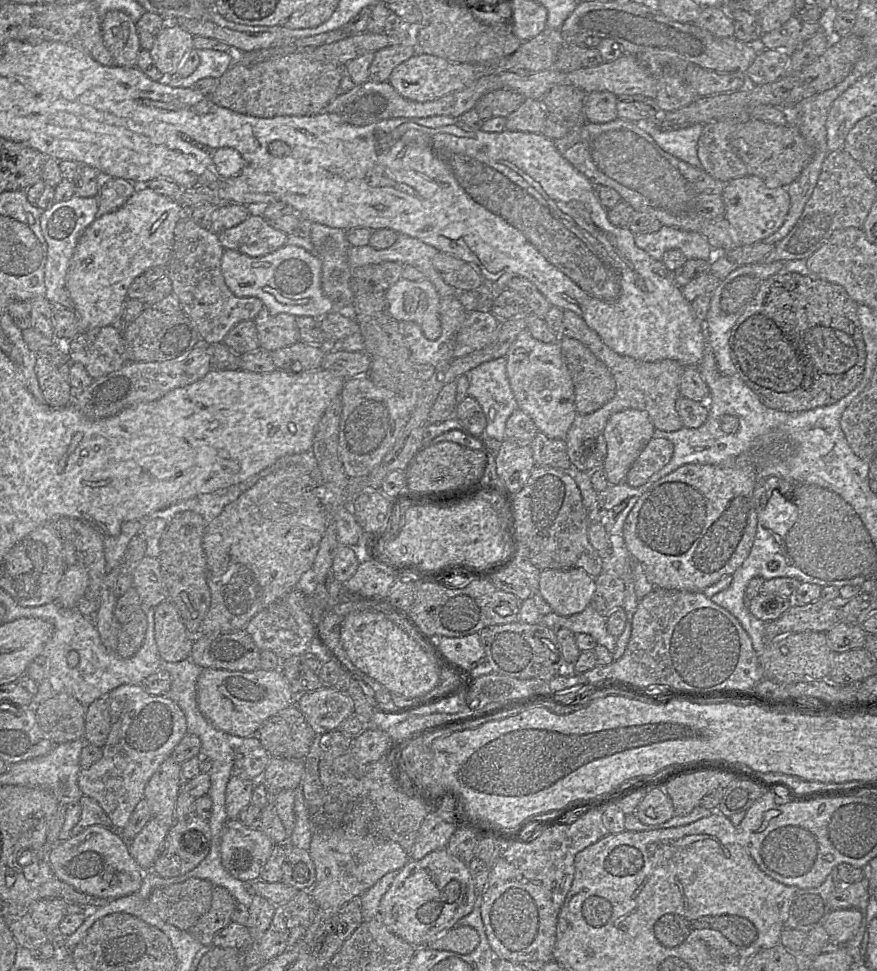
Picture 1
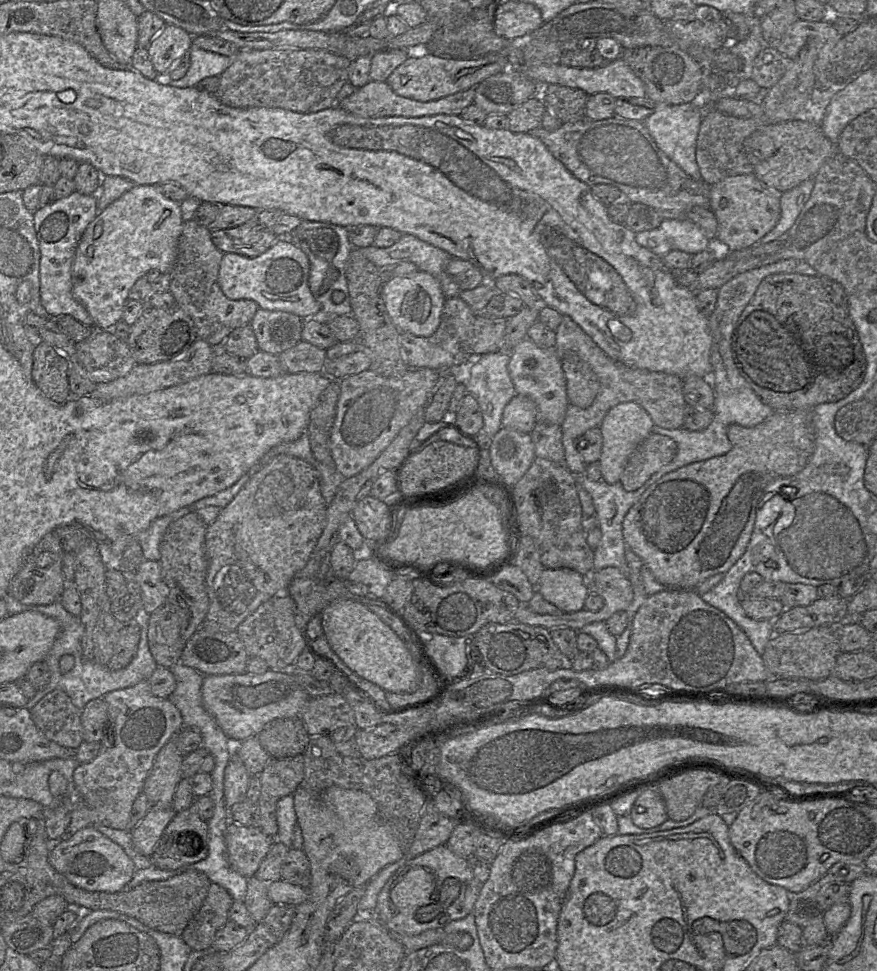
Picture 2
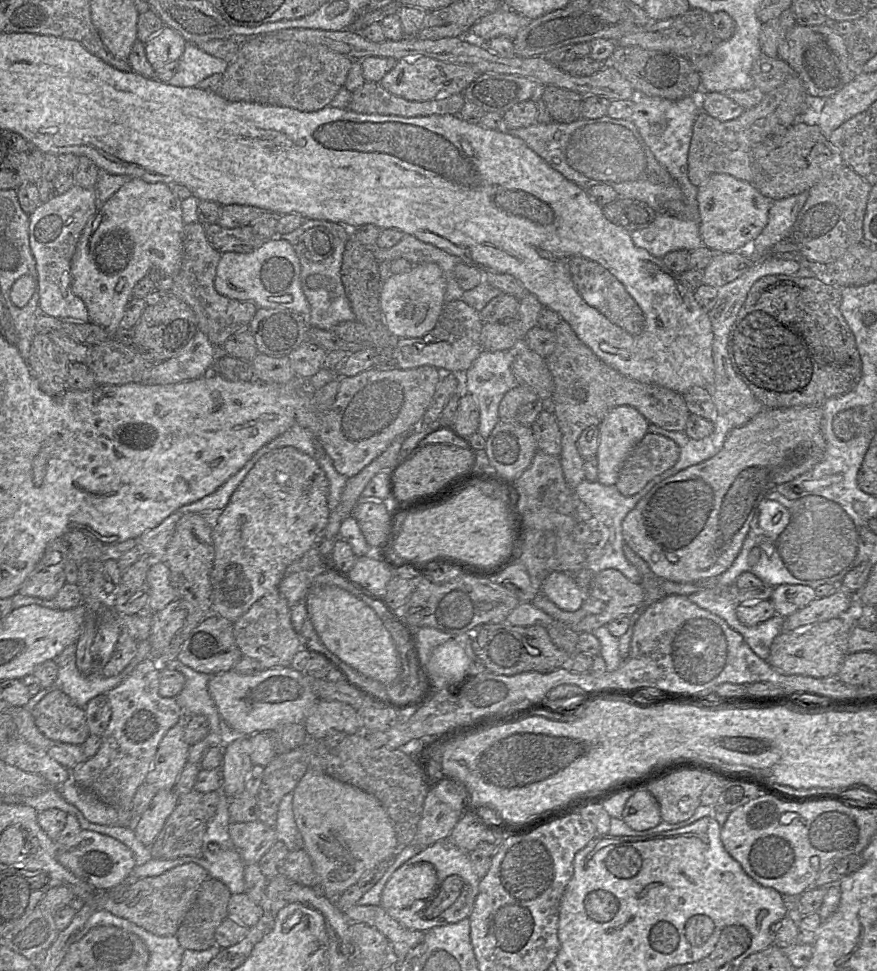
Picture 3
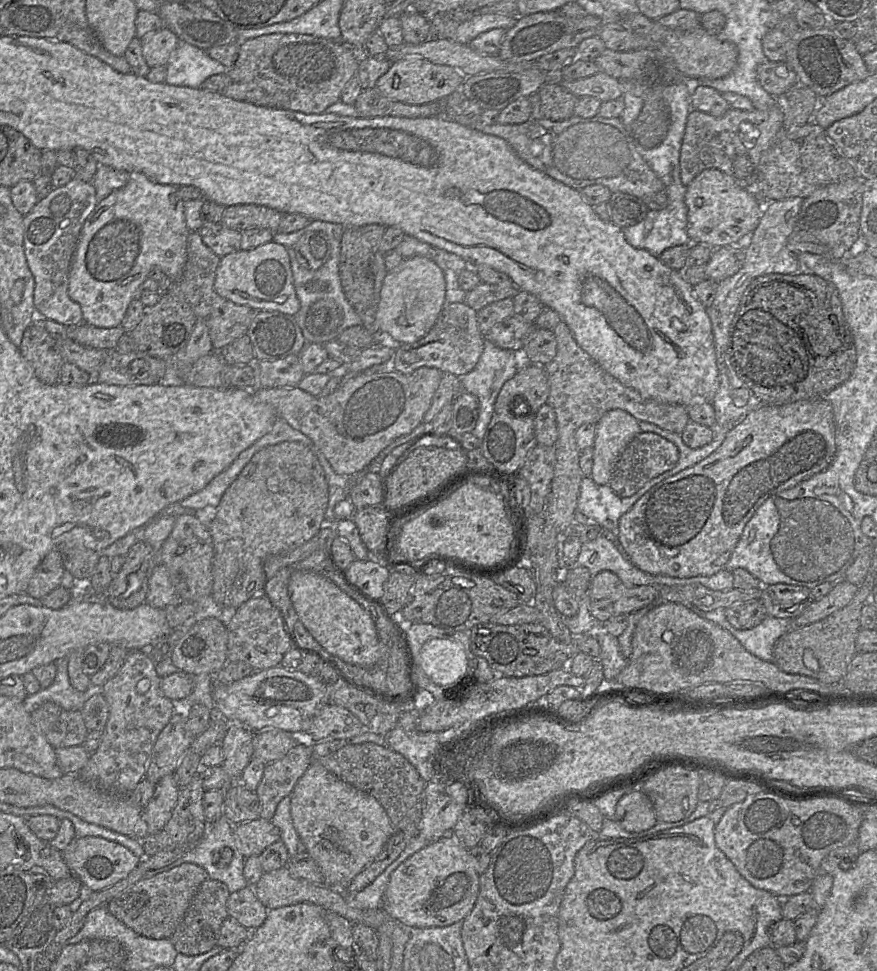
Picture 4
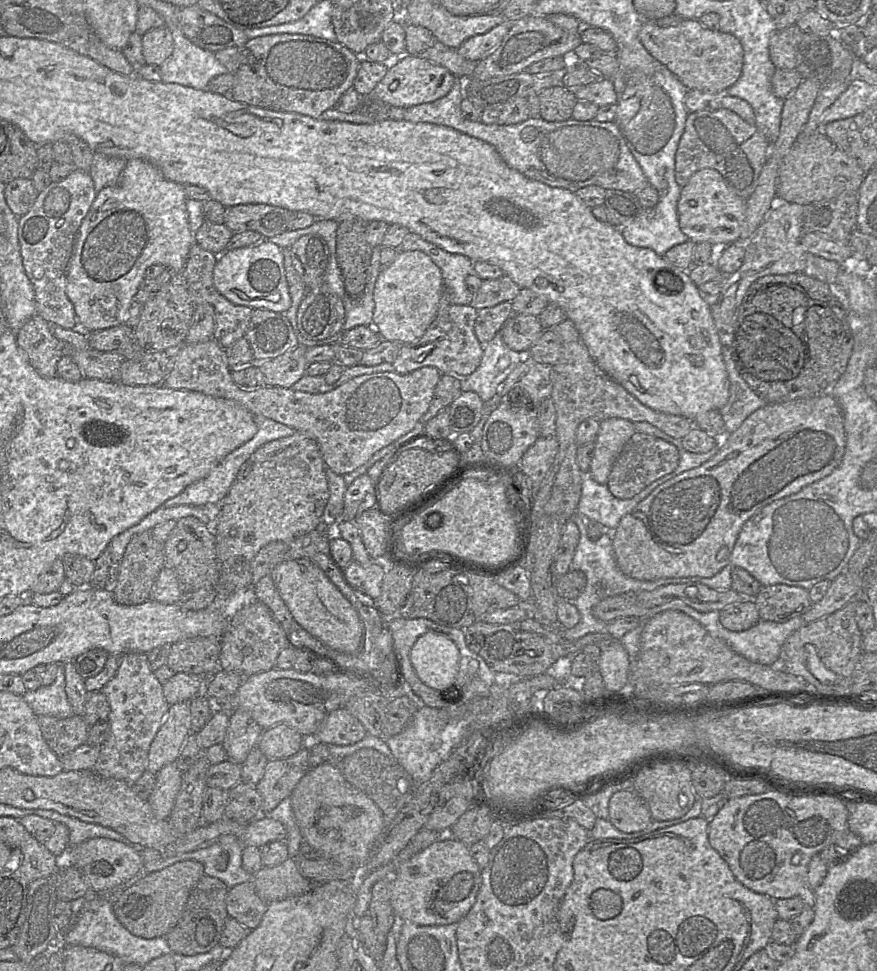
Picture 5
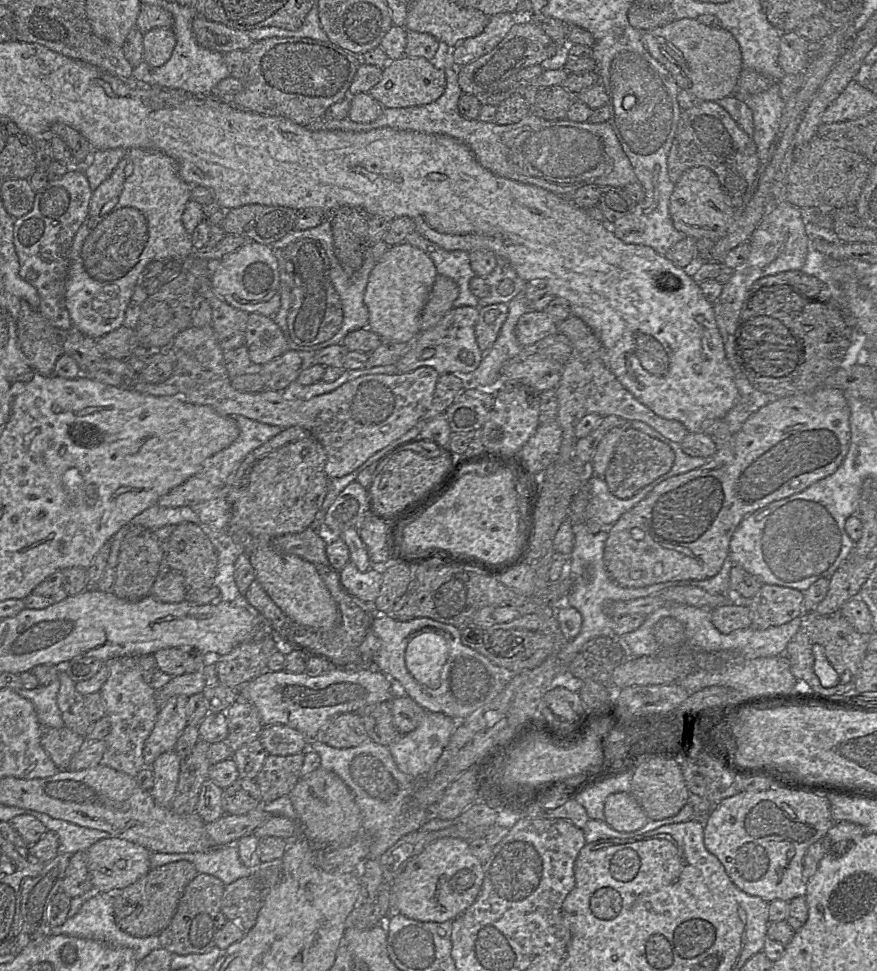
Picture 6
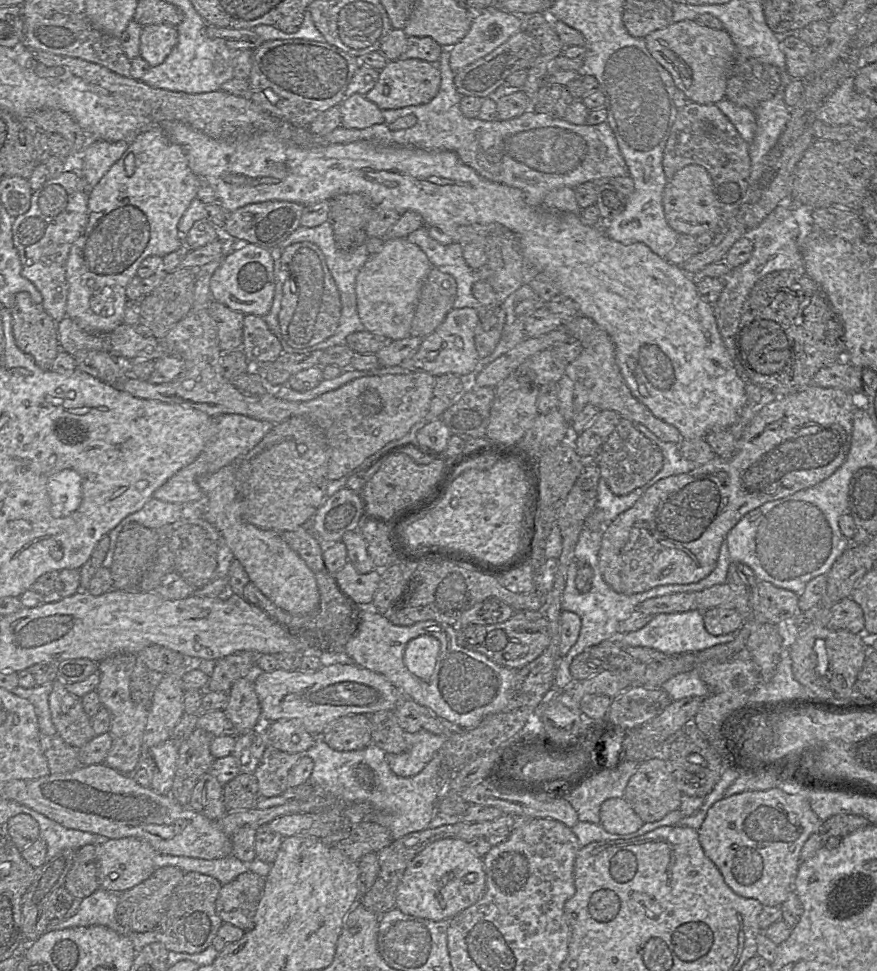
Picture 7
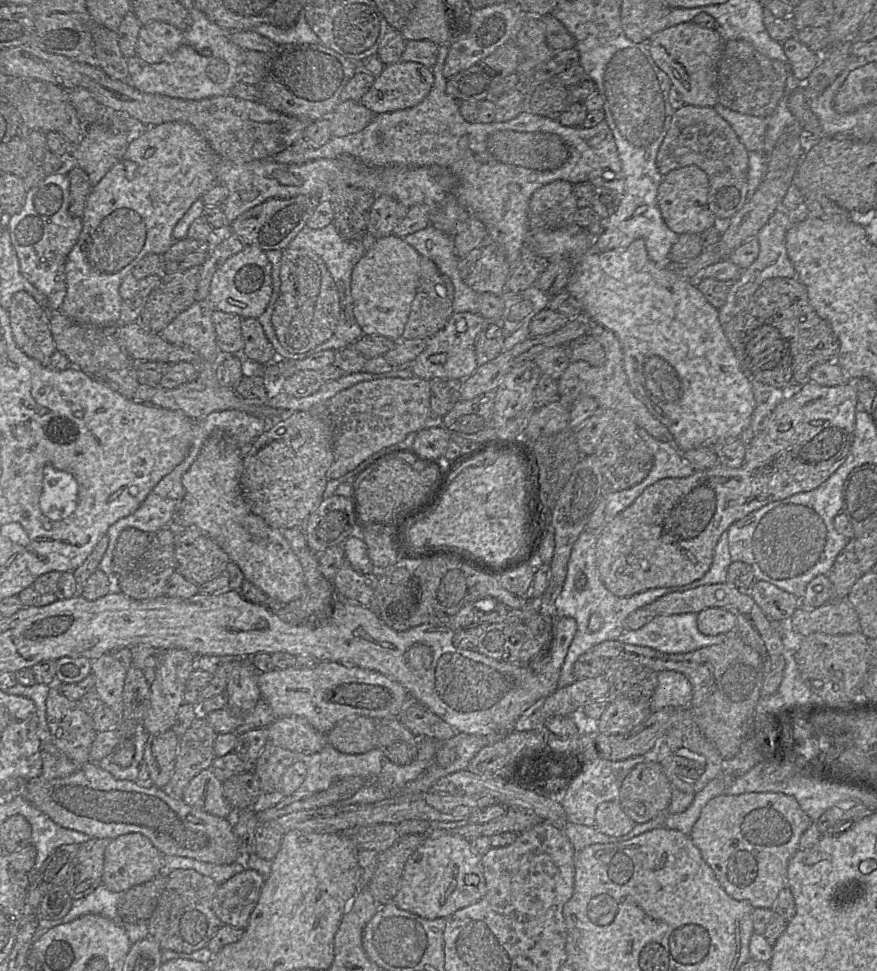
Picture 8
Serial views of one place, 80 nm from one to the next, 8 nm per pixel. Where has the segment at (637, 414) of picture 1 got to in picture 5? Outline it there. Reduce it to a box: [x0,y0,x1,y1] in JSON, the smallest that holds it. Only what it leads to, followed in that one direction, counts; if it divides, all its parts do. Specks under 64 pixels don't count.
[588,418,635,484]

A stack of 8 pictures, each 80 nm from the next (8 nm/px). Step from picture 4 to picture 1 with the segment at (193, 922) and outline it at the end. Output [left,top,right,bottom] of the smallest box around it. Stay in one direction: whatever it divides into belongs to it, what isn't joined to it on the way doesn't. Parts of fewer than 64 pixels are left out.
[188,886,237,946]

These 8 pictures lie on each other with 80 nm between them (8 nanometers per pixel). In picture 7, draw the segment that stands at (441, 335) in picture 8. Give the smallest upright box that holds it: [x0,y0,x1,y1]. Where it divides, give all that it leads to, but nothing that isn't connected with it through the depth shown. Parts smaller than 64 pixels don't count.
[400,308,479,377]

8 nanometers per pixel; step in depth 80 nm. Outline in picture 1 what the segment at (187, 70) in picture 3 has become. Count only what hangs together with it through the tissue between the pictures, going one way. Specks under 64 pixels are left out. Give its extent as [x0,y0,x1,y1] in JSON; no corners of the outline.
[169,49,235,88]

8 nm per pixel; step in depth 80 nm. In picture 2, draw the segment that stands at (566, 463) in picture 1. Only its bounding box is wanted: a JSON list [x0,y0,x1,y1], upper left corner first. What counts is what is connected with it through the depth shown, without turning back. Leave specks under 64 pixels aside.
[530,420,565,464]

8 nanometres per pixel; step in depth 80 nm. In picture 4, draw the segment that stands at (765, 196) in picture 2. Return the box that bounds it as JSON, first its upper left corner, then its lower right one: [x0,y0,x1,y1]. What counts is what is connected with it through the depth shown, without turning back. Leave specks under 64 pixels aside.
[687,168,763,248]

